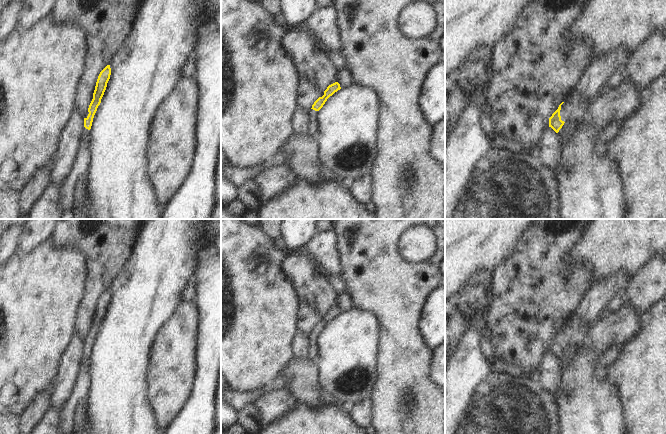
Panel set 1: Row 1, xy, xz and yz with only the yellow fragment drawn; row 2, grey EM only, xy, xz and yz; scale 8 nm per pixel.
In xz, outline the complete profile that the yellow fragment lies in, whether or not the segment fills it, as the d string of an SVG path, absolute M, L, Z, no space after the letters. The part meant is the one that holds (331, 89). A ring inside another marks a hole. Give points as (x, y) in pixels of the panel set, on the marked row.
M338 82L329 85L327 89L324 91L324 95L322 97L319 97L312 105L312 108L308 111L308 118L309 118L308 135L309 136L316 137L318 133L318 124L317 124L318 111L323 107L327 99L340 89L341 87Z

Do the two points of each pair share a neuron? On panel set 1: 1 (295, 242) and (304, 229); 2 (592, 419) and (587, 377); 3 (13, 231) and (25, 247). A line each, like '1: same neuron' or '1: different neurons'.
1: same neuron
2: same neuron
3: different neurons

